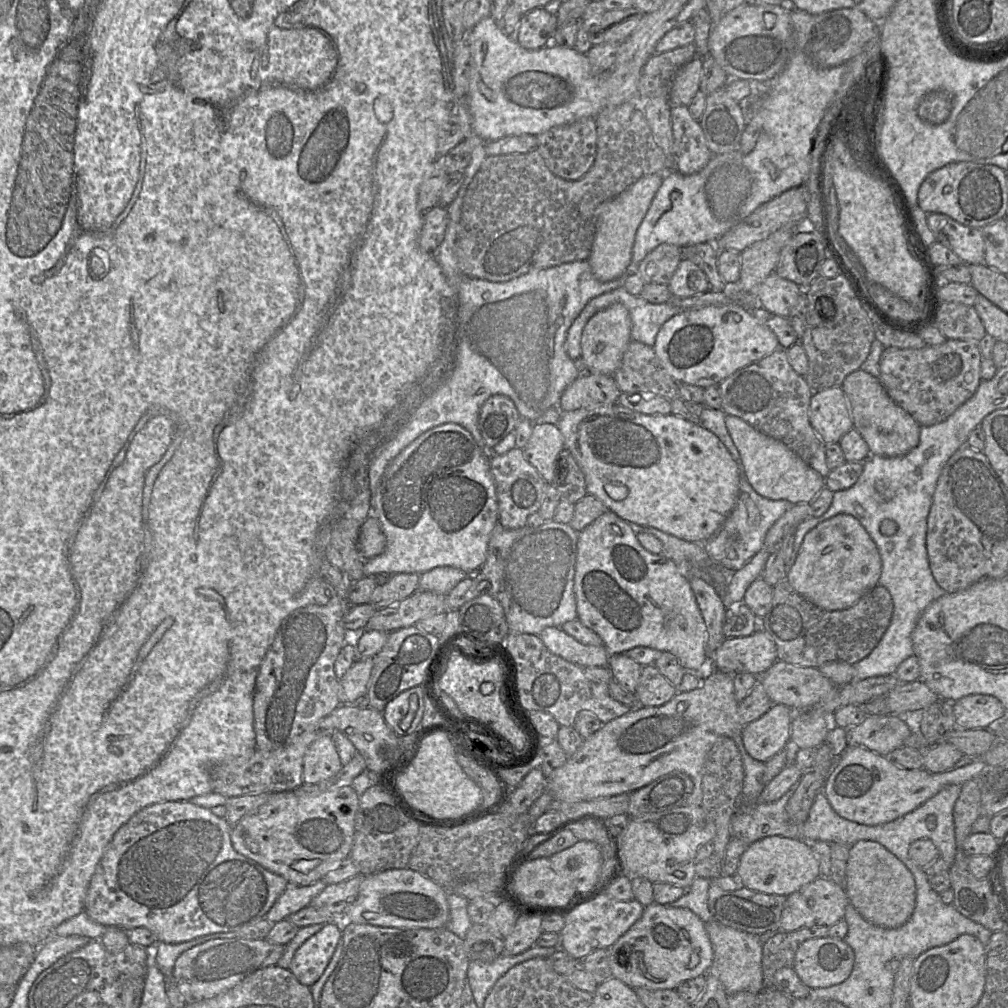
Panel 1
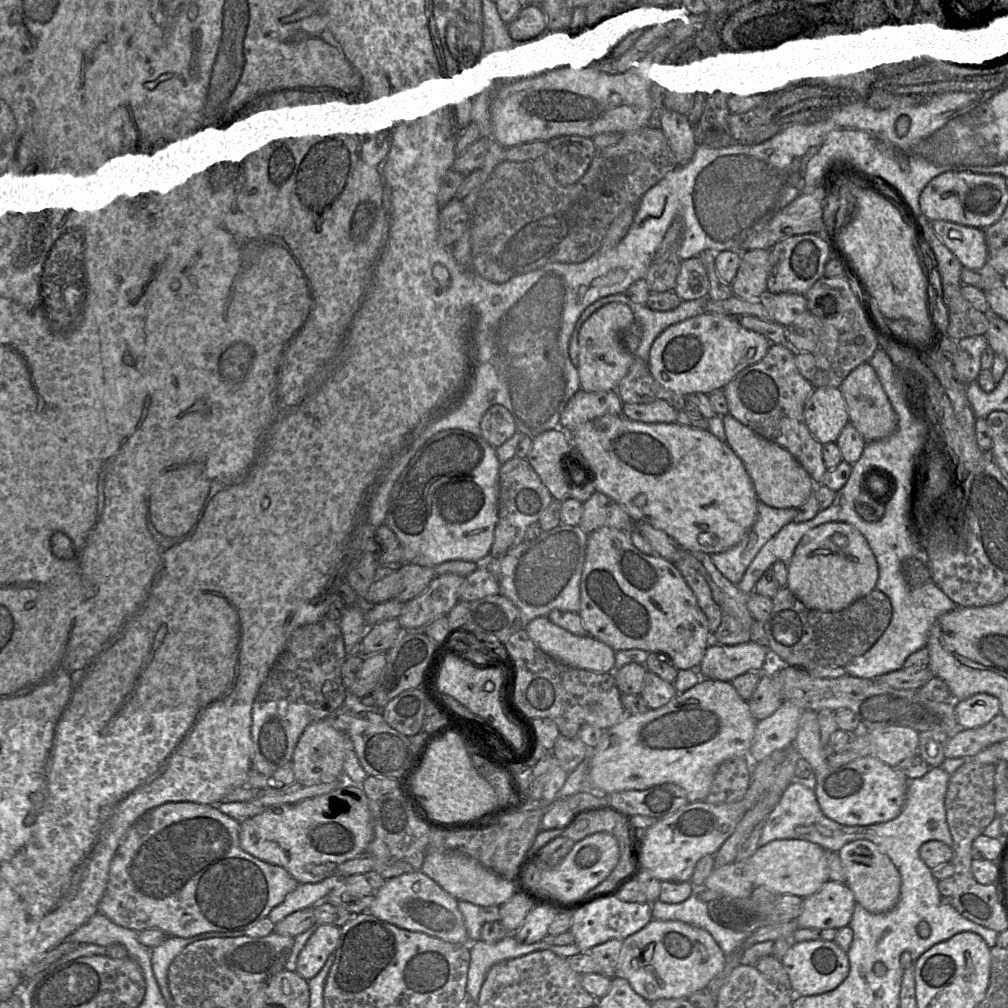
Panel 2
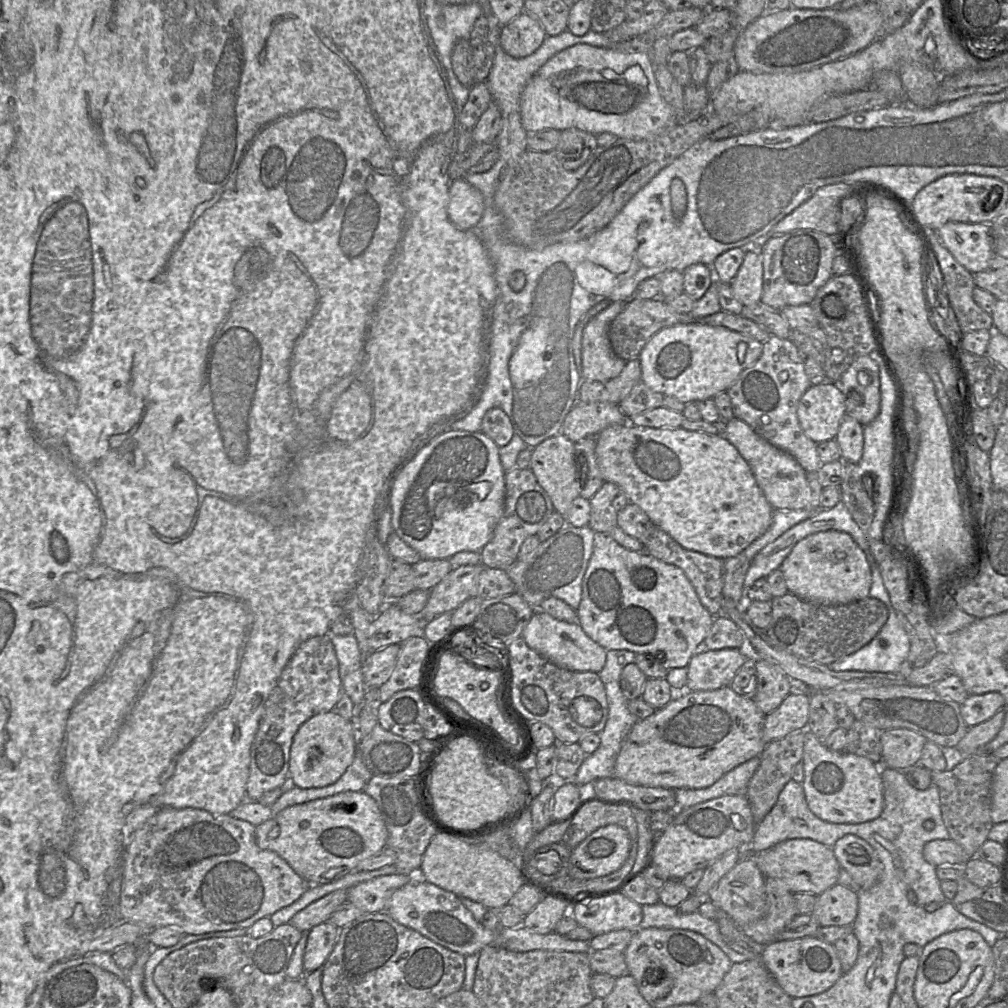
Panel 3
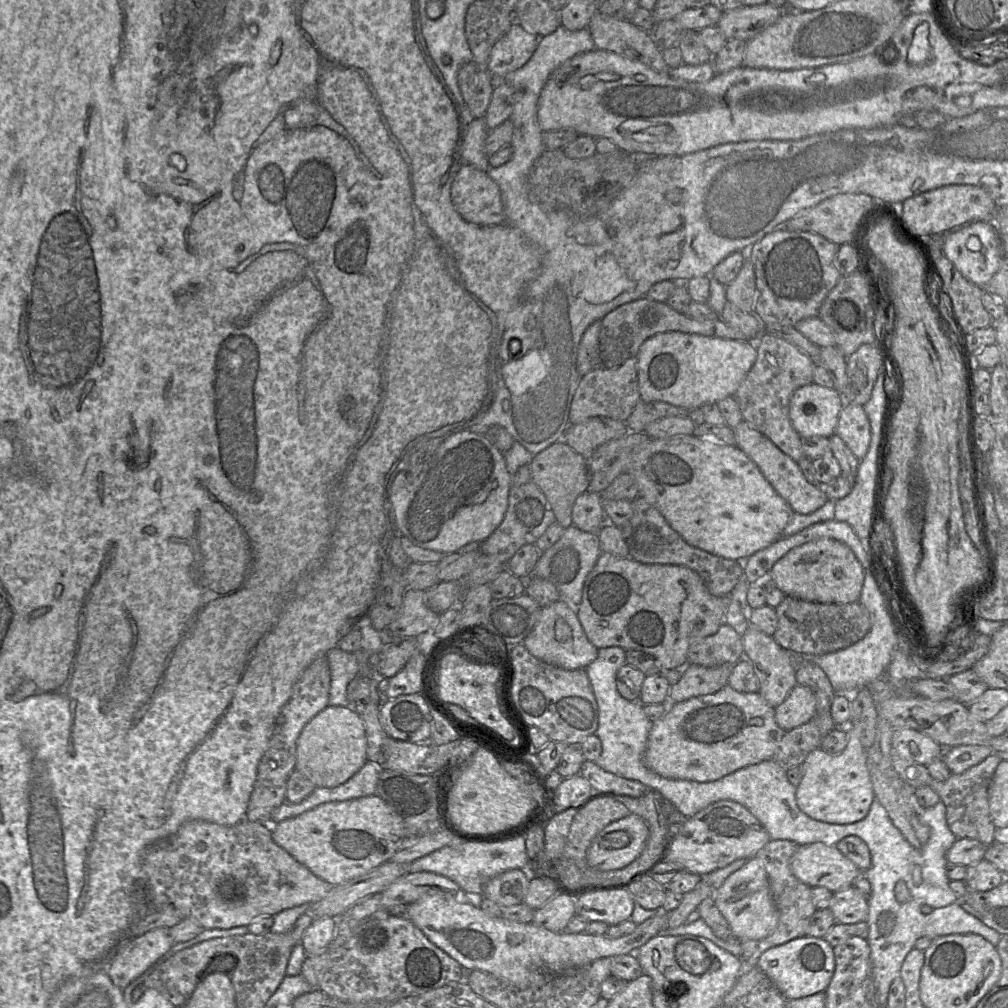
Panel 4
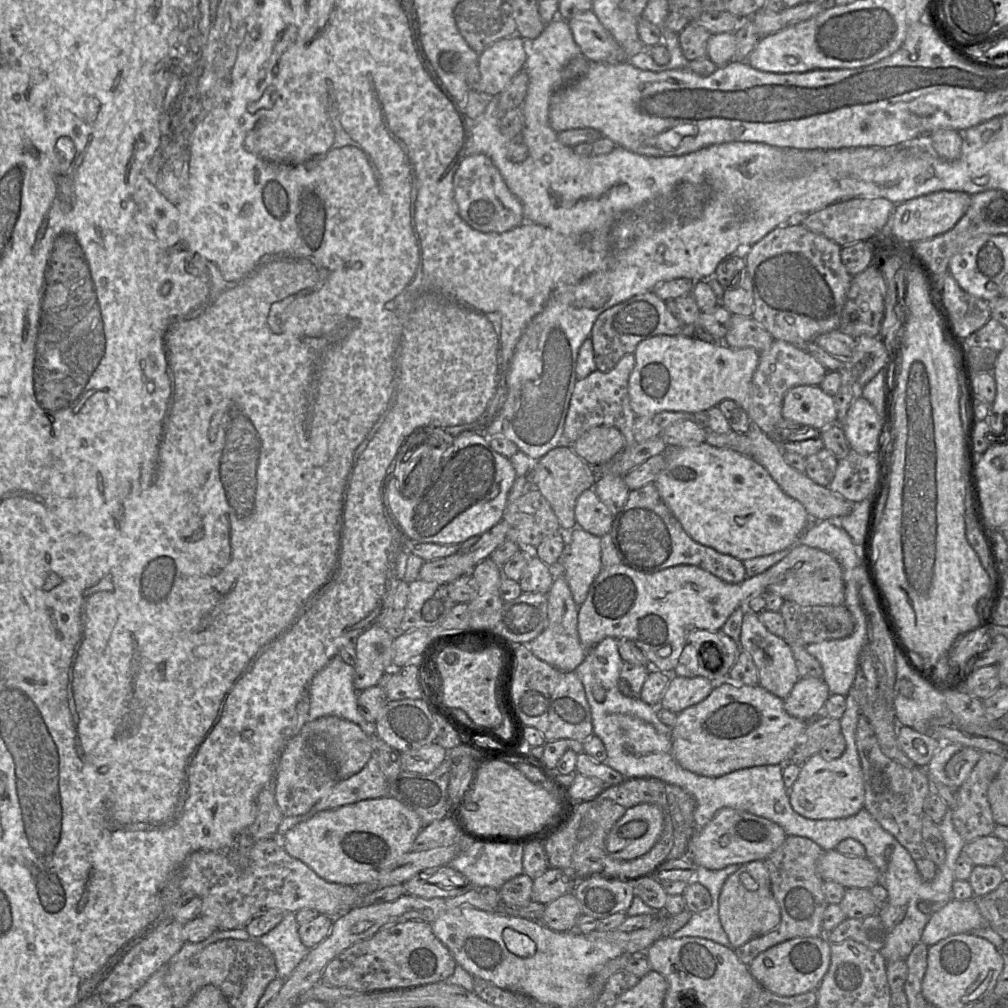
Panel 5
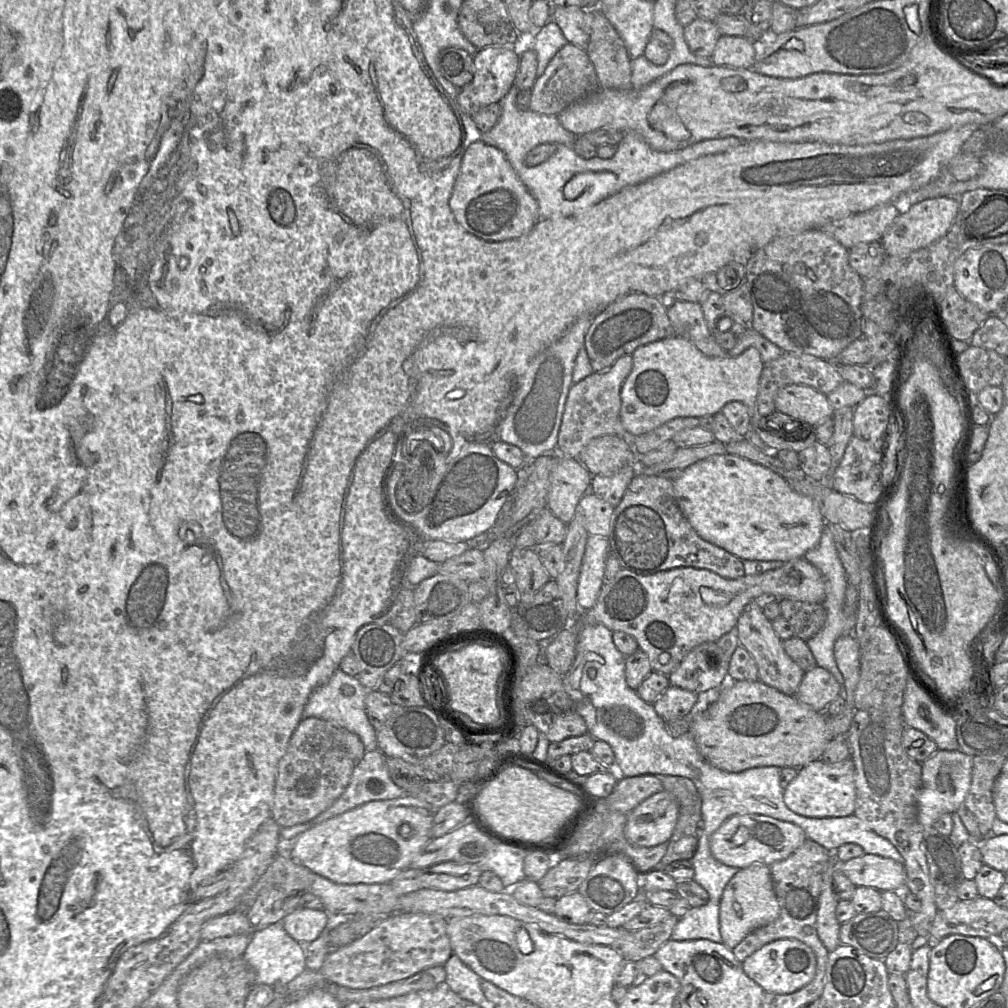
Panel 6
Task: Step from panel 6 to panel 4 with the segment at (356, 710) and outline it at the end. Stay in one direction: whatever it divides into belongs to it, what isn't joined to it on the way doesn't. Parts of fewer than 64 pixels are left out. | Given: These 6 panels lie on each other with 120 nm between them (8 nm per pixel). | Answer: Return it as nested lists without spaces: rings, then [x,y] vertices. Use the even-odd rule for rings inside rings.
[[[338,647],[331,648],[326,657],[331,675],[328,705],[346,707],[346,689],[358,674],[359,661],[355,653],[343,651]]]

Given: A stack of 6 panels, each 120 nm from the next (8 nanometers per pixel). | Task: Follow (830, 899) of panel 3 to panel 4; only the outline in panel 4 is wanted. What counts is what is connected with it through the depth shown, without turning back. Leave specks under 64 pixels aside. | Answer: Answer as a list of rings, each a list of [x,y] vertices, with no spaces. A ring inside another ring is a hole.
[[[853,886],[833,893],[828,909],[840,924],[864,922],[868,917],[867,899]]]

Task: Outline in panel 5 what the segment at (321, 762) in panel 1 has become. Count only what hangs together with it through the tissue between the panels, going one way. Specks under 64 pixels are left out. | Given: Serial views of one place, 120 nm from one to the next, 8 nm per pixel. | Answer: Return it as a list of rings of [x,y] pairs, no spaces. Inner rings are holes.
[[[323,716],[308,721],[300,733],[310,740],[317,753],[325,756],[332,764],[339,780],[360,772],[372,757],[370,735],[359,725],[337,716]]]

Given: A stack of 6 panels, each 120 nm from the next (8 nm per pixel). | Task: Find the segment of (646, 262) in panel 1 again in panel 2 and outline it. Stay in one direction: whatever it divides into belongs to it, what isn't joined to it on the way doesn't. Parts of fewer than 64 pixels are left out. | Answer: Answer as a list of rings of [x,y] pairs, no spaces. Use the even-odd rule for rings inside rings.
[[[677,216],[669,226],[646,274],[650,292],[674,291],[682,262],[677,253],[683,234],[683,217]]]

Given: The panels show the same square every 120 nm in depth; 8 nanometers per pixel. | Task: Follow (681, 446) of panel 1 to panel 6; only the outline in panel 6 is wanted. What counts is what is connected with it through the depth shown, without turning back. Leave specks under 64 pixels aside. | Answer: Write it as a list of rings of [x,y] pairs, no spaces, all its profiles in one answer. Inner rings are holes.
[[[730,453],[713,455],[700,460],[687,467],[682,475],[673,480],[673,487],[678,506],[684,517],[688,520],[697,534],[705,541],[714,544],[727,552],[737,556],[741,560],[753,561],[783,561],[788,562],[793,559],[802,558],[811,549],[815,548],[820,541],[826,521],[824,520],[819,506],[811,498],[799,494],[792,489],[790,484],[777,473],[758,463],[742,458]]]

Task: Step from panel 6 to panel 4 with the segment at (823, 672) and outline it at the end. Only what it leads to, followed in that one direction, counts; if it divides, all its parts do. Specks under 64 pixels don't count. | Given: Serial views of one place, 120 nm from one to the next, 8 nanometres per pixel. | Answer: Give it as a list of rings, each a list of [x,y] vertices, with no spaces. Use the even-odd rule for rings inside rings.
[[[797,684],[775,708],[775,720],[781,729],[788,732],[813,720],[815,713],[816,697],[813,691]]]

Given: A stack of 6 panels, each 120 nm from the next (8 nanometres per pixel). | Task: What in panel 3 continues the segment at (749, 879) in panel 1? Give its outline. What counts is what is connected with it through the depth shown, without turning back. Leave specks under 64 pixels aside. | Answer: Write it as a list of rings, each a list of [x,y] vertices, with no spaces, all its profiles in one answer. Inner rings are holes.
[[[811,839],[786,840],[784,842],[781,842],[781,843],[778,843],[778,844],[772,846],[771,848],[767,849],[766,851],[763,851],[763,852],[760,852],[758,854],[754,854],[753,856],[748,856],[748,857],[753,857],[756,860],[757,865],[765,878],[776,878],[776,879],[783,881],[793,894],[800,893],[800,892],[806,892],[806,893],[812,893],[817,896],[817,895],[823,893],[824,891],[828,890],[832,886],[834,886],[836,883],[838,883],[838,876],[839,876],[839,873],[841,870],[841,866],[835,856],[833,847],[828,847],[824,844],[818,843],[817,841],[814,841]]]

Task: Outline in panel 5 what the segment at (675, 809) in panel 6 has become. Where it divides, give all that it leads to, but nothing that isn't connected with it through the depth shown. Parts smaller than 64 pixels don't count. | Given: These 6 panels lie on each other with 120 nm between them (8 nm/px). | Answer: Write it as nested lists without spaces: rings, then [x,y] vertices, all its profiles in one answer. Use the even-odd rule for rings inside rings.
[[[642,803],[630,807],[609,831],[606,851],[615,859],[638,858],[659,840],[663,826],[664,814],[659,806]]]

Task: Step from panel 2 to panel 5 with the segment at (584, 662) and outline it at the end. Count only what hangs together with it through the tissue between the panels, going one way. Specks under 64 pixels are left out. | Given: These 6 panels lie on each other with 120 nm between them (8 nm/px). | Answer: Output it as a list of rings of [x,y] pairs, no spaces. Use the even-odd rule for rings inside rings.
[[[558,575],[548,592],[548,624],[545,630],[528,644],[531,652],[540,660],[565,672],[574,671],[585,659],[585,650],[578,634],[578,608],[569,585],[563,575]]]

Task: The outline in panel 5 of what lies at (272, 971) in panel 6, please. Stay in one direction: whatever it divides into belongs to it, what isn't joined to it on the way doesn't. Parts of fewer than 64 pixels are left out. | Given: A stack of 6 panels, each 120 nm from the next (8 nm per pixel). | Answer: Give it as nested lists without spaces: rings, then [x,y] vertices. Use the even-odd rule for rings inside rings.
[[[287,913],[276,927],[258,938],[272,953],[278,978],[282,980],[292,974],[310,951],[301,942],[298,926],[295,913]]]

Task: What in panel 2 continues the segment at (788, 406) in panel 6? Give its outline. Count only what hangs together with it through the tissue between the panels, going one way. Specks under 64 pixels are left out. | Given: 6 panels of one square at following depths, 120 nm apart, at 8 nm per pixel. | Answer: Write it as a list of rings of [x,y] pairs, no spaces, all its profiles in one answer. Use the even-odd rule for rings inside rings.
[[[818,387],[804,405],[805,422],[812,435],[822,444],[836,442],[842,429],[849,423],[848,409],[839,388]]]

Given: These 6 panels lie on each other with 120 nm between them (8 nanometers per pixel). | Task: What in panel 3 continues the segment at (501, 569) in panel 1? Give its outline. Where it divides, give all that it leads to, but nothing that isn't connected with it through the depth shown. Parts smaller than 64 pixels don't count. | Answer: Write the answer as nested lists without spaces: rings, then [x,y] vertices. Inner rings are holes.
[[[565,525],[527,556],[518,558],[506,572],[518,593],[530,606],[539,609],[540,603],[549,597],[556,597],[574,610],[582,598],[582,580],[593,552],[595,532],[587,525],[574,527]]]

